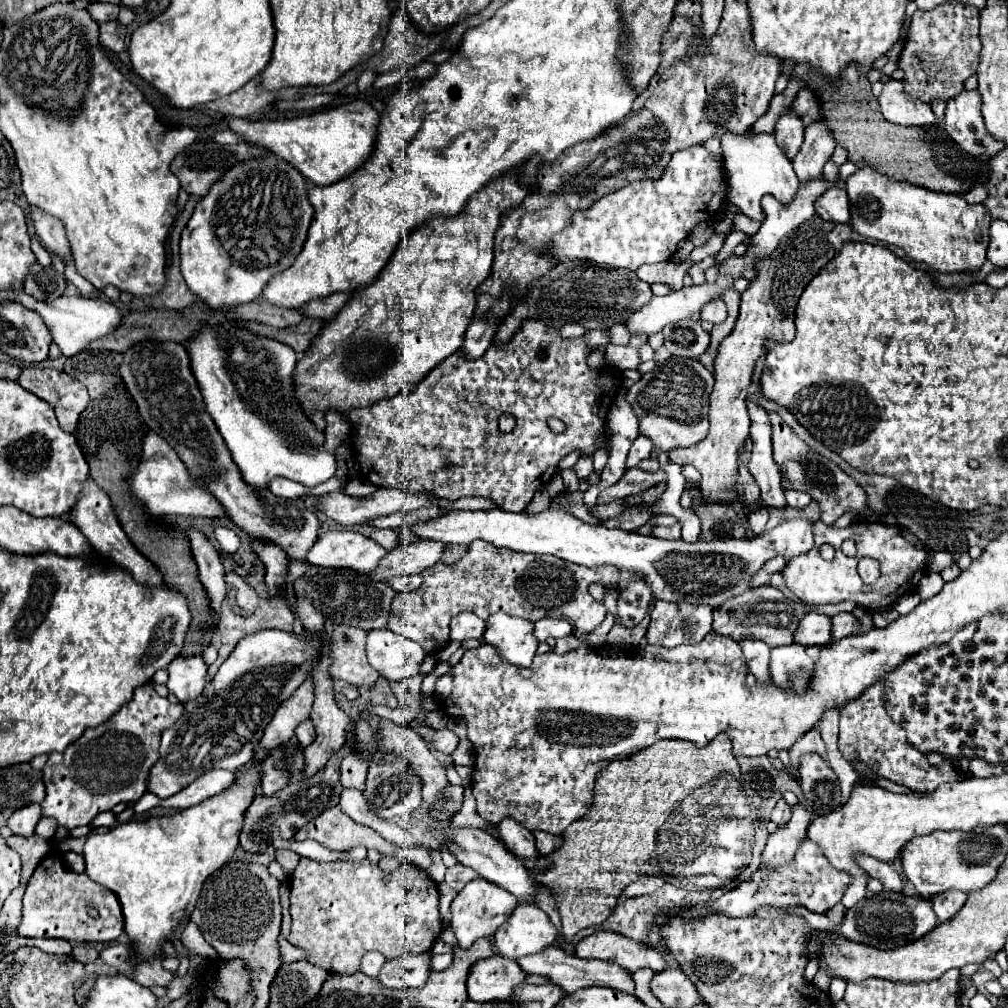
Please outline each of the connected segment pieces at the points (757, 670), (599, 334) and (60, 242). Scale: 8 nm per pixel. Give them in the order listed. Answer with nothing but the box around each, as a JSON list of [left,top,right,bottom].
[[741,641,771,685],[583,331,607,347],[31,209,73,265]]

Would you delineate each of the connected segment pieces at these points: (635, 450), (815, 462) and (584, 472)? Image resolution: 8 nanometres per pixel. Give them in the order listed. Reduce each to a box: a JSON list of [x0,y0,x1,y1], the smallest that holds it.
[[627,435,653,469],[771,415,871,525],[573,457,593,479]]

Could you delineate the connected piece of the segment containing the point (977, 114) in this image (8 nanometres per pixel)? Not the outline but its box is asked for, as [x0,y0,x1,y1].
[945,91,1005,155]

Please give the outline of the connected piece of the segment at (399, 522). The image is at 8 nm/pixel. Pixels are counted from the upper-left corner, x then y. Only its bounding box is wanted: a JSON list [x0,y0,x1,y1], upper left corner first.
[369,515,405,529]

